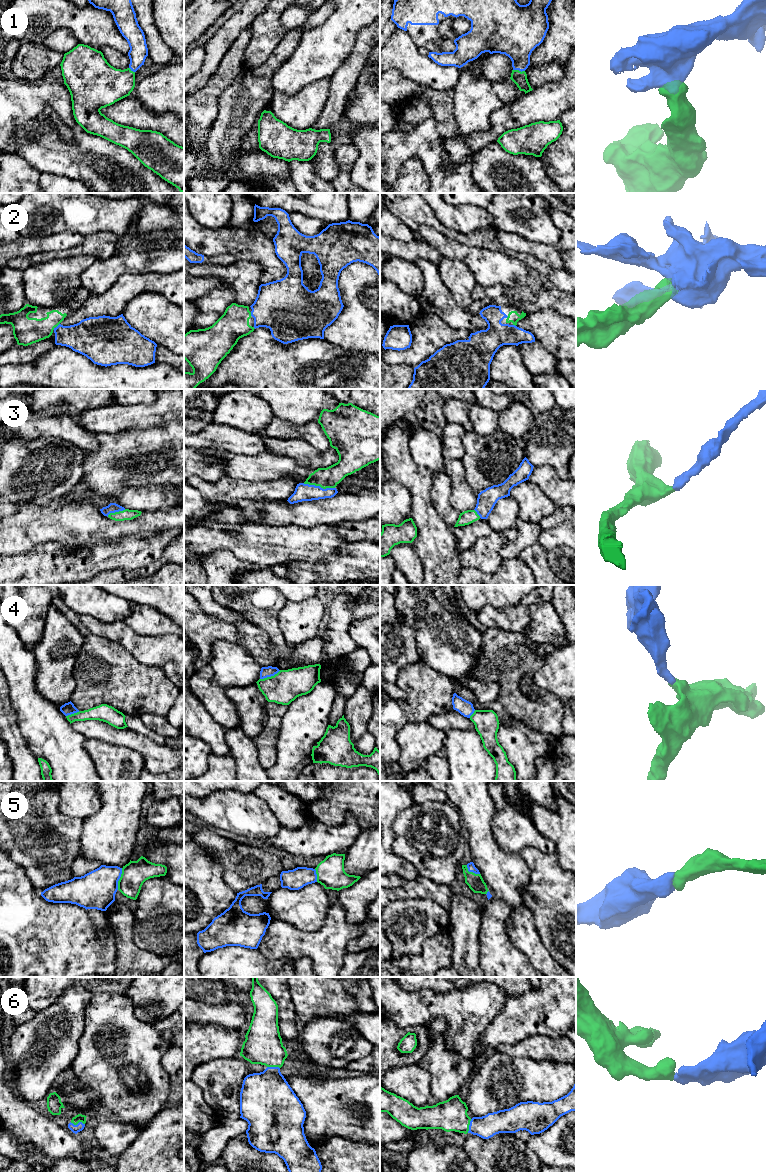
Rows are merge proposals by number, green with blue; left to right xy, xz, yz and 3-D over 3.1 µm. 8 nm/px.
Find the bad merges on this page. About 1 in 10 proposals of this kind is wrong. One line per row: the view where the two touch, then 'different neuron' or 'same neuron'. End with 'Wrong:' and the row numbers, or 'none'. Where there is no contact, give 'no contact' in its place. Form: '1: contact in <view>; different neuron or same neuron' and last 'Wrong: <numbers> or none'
1: contact in yz; same neuron
2: contact in xy; same neuron
3: contact in xz; same neuron
4: contact in xz; different neuron
5: contact in xy; same neuron
6: contact in xy; same neuron
Wrong: 4

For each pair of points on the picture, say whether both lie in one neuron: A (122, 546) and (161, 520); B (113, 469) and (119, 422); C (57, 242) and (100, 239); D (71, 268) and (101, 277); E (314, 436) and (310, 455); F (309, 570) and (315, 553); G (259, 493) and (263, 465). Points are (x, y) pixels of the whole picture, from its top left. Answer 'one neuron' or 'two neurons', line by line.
A: two neurons
B: two neurons
C: two neurons
D: two neurons
E: two neurons
F: two neurons
G: two neurons

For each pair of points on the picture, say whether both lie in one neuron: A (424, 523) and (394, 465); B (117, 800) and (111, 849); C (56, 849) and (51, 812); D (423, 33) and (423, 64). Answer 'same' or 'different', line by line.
A: same
B: same
C: same
D: different

